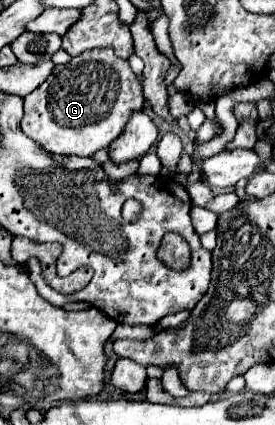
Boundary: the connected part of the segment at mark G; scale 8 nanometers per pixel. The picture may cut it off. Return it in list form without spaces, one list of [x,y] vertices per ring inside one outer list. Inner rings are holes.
[[[90,49],[78,57],[72,57],[72,61],[66,65],[56,65],[52,75],[38,89],[24,97],[22,131],[50,153],[92,157],[96,151],[108,149],[110,143],[126,129],[132,113],[142,109],[144,99],[140,97],[140,85],[128,67],[128,61],[116,57],[112,49]]]

